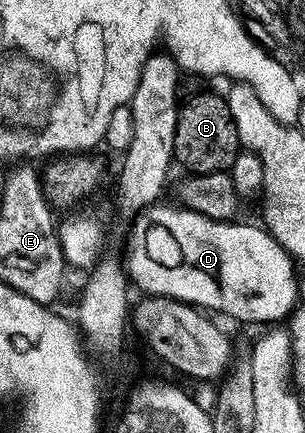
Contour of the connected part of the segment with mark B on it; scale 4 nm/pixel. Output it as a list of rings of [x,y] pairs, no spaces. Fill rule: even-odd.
[[[204,91],[193,99],[179,104],[178,125],[174,133],[174,159],[189,167],[189,172],[209,175],[219,171],[231,172],[234,161],[242,150],[234,117],[230,117],[228,100],[223,94],[211,95]]]

